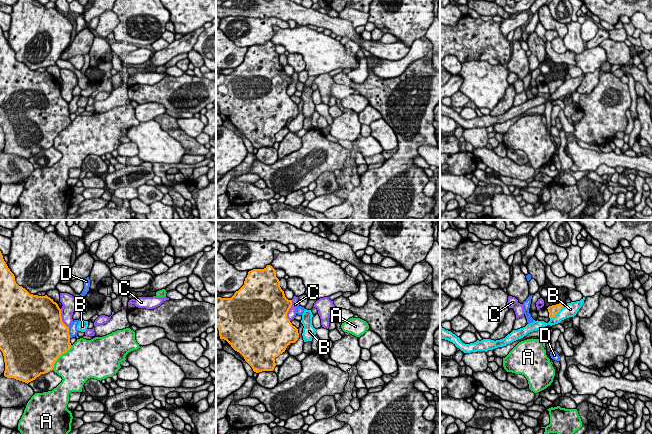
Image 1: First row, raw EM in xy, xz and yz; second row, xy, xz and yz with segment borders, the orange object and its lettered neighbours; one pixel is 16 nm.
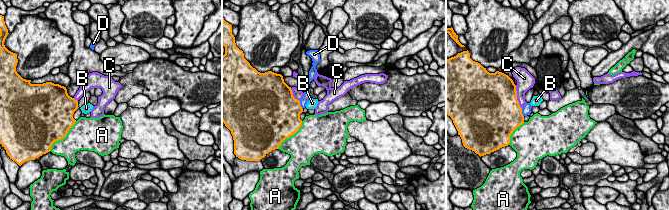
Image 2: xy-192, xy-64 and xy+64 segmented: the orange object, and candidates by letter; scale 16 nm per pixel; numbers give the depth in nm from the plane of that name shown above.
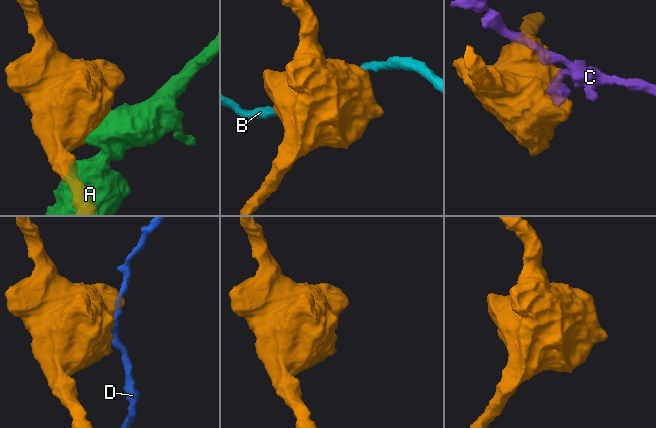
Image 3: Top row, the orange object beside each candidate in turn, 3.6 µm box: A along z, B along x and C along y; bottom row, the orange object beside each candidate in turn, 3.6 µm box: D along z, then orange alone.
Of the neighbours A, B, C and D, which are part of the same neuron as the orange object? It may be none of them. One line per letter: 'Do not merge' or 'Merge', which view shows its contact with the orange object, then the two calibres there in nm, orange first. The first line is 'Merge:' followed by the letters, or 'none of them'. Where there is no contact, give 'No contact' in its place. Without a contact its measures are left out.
Merge: D
A: Do not merge. Touches orange in xy. Thickness 500 nm (orange) against 480 nm
B: Do not merge. Touches orange in yz. Thickness 160 nm (orange) against 220 nm
C: Do not merge. Touches orange in xz. Thickness 500 nm (orange) against 140 nm
D: Merge. Touches orange in xy. Thickness 500 nm (orange) against 140 nm

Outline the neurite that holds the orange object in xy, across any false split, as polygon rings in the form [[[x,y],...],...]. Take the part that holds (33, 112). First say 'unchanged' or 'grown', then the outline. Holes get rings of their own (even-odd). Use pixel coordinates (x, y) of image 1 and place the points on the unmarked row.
unchanged | [[[0,27],[0,126],[5,138],[4,152],[28,160],[41,150],[52,147],[58,134],[71,124],[70,114],[69,103],[62,97],[58,80],[47,71],[33,71],[19,62]]]

